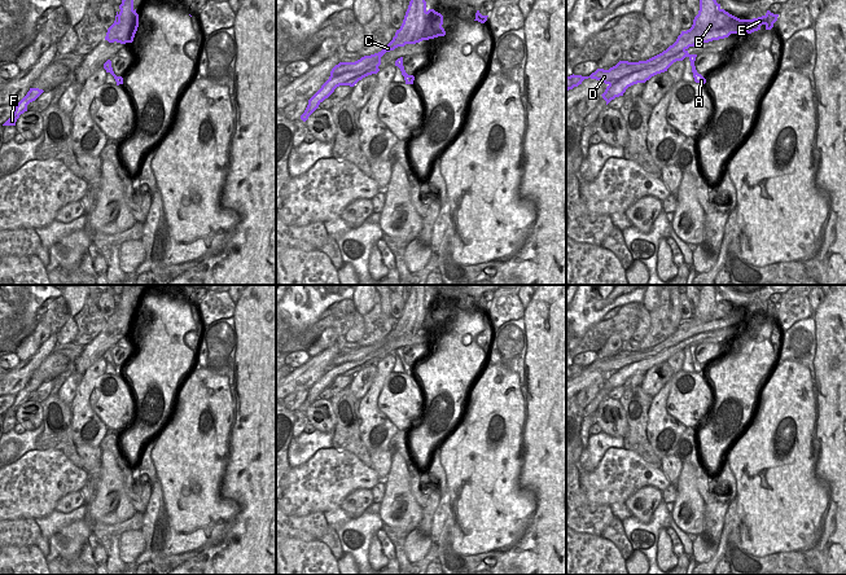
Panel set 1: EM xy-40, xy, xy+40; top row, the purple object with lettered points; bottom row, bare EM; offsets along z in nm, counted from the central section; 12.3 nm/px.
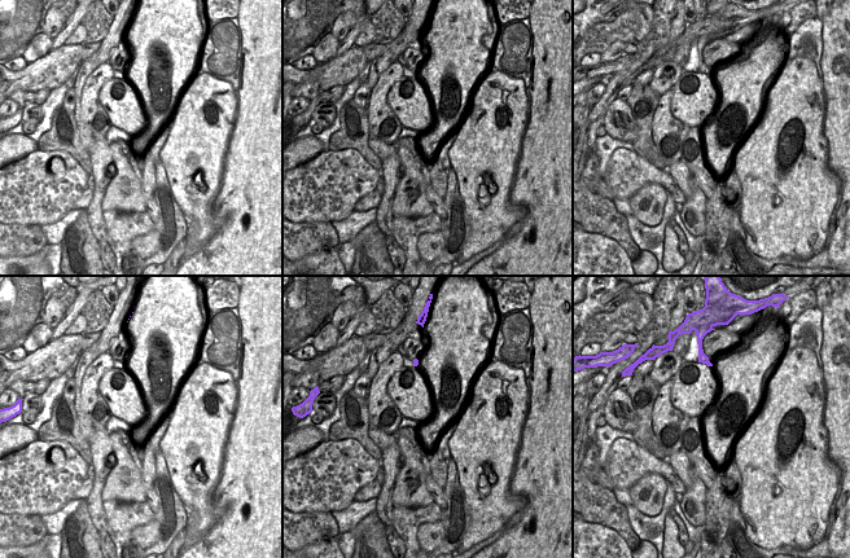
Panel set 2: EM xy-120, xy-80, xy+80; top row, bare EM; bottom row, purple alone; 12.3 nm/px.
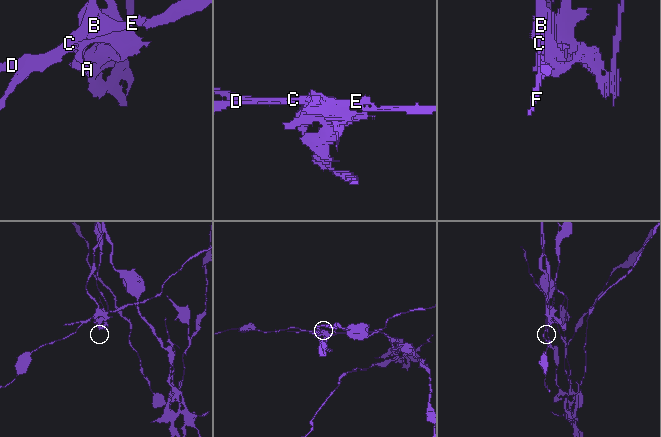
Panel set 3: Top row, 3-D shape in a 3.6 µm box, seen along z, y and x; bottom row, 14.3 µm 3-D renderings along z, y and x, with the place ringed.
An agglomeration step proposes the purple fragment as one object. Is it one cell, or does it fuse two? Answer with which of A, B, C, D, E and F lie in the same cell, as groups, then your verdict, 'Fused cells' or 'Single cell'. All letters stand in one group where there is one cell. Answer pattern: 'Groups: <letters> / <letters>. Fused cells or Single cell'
Groups: A B C D E / F. Fused cells.

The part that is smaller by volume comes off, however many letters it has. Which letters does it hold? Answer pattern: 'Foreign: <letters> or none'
Foreign: F.

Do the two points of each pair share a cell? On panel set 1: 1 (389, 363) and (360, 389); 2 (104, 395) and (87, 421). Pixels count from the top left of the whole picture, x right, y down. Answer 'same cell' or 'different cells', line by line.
1: different cells
2: different cells

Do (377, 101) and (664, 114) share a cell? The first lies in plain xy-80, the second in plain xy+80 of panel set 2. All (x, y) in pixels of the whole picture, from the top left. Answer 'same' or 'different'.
same

